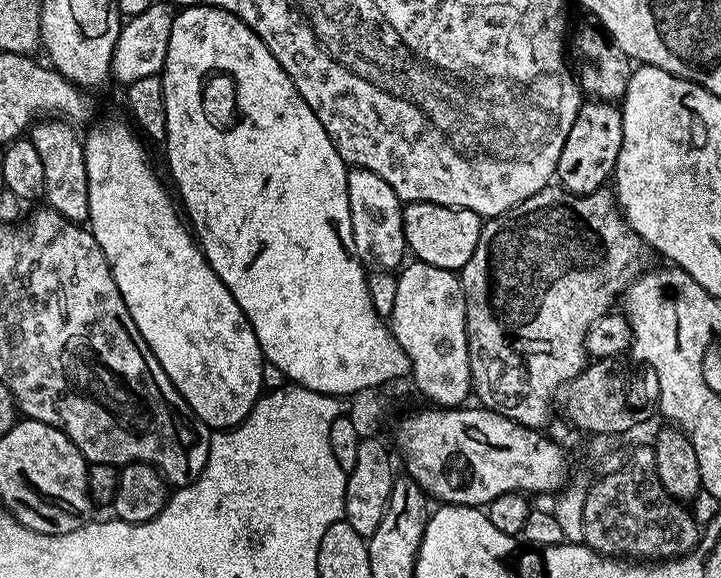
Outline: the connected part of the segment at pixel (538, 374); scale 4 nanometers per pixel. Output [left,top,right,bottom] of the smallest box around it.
[458,186,654,430]

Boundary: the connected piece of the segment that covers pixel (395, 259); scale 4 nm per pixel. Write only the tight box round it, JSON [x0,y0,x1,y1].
[348,167,406,270]

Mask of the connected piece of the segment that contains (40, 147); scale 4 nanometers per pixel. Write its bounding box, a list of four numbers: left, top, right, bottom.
[30,118,90,224]

